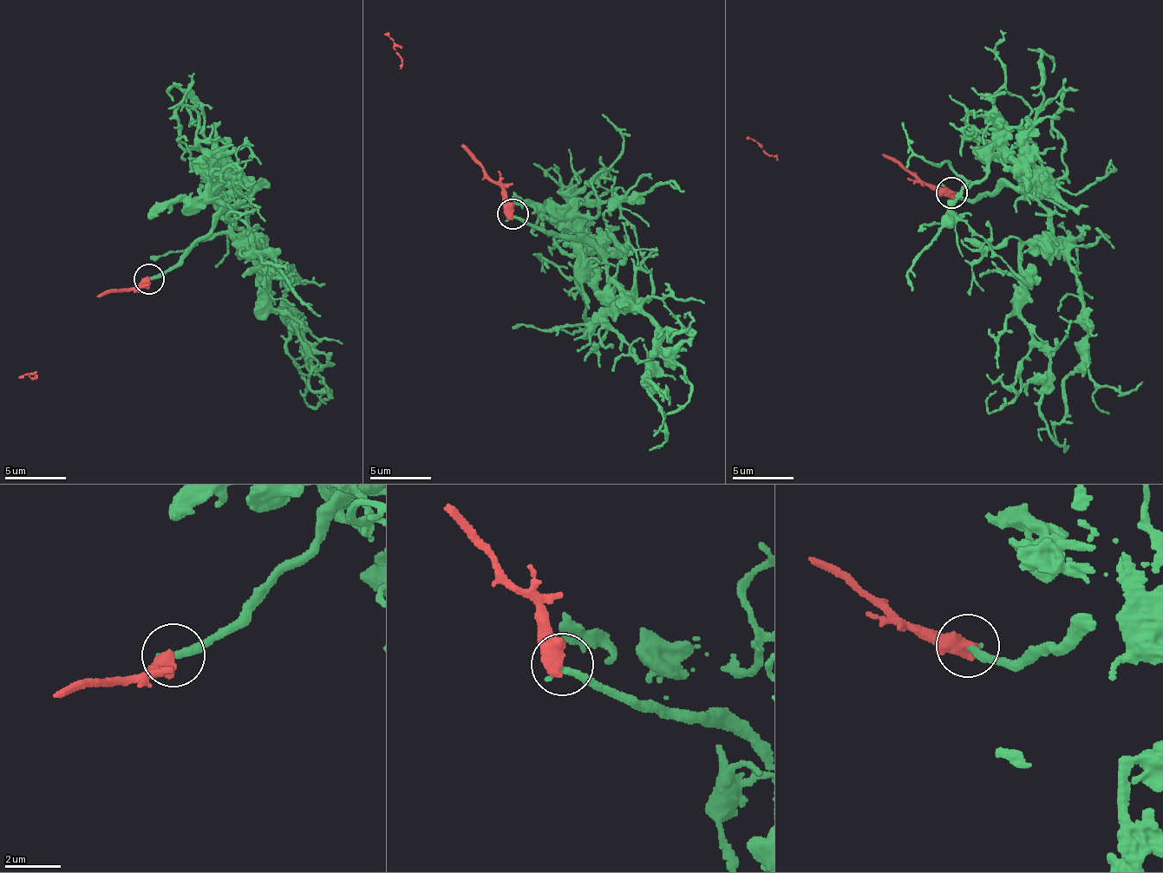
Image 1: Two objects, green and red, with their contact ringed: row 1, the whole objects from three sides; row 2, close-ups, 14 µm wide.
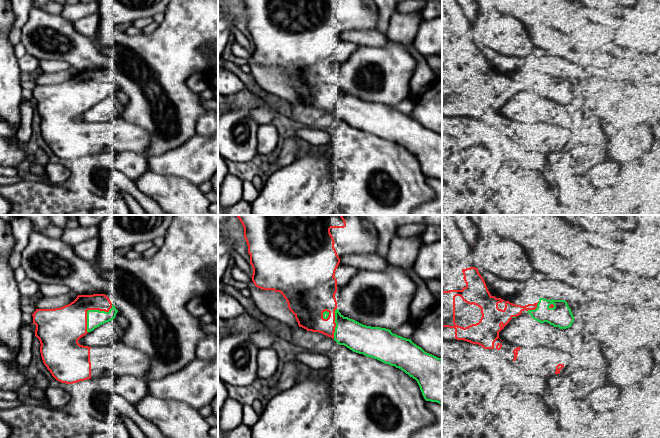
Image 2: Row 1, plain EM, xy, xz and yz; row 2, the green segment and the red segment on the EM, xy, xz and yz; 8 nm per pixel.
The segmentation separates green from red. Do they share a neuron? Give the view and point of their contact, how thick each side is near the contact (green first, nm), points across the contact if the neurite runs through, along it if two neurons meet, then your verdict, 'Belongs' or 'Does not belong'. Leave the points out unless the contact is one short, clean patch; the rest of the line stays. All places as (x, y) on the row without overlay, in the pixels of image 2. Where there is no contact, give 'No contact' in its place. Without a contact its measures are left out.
Touches green at xy (90, 86). Thickness 140 nm (green) against 320 nm. Does not belong

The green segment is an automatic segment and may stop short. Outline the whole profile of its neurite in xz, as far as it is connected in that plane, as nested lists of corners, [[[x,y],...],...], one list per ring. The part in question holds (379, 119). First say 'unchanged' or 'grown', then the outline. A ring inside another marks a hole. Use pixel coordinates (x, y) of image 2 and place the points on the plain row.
unchanged; [[[338,85],[335,86],[335,99],[334,116],[339,121],[344,121],[353,128],[401,145],[417,157],[426,177],[442,180],[441,134],[425,128],[421,123],[414,120],[411,115],[393,110],[389,105],[366,102],[353,95],[344,93]]]

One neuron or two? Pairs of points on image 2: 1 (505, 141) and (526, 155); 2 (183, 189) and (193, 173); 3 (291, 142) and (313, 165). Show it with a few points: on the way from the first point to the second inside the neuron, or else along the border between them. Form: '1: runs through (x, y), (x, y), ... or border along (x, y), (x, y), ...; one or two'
1: runs through (510, 146), (521, 155); one
2: border along (165, 175), (186, 179), (197, 186); two
3: border along (296, 155), (290, 163), (276, 168); two

